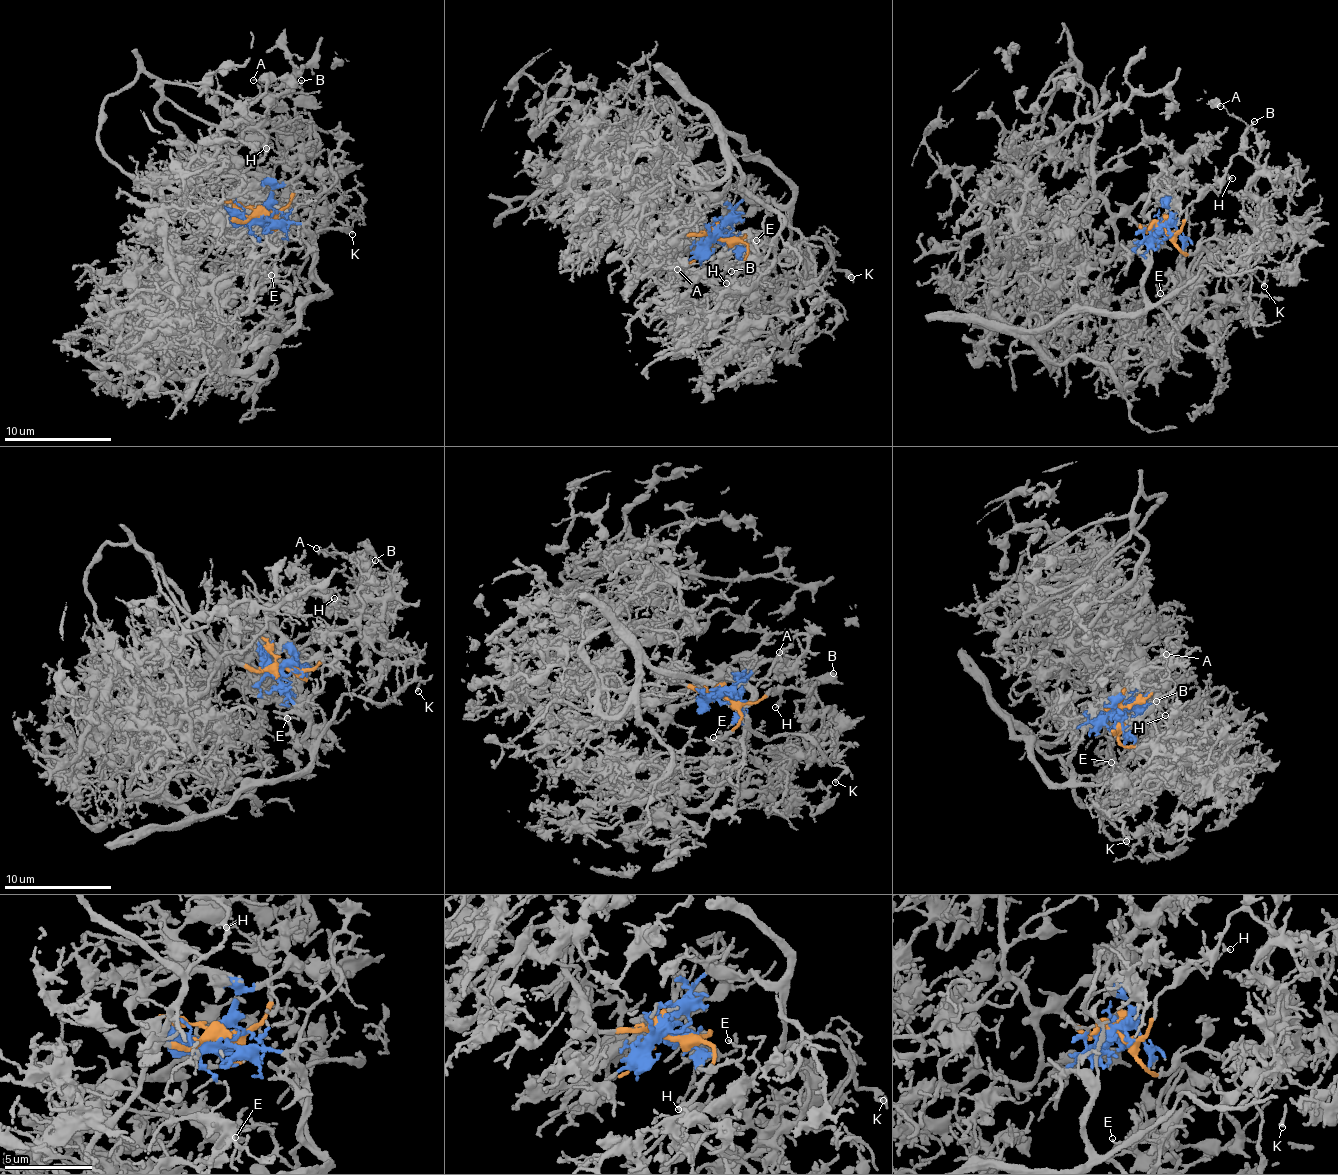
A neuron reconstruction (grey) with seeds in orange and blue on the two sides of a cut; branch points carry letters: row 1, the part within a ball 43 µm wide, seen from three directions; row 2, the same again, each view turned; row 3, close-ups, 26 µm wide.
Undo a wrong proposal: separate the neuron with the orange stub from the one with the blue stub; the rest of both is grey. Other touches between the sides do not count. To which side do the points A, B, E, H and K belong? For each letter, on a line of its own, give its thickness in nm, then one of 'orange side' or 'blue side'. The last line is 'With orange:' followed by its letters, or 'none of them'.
A: 70 nm | orange side
B: 120 nm | orange side
E: 130 nm | blue side
H: 160 nm | orange side
K: 150 nm | blue side
With orange: A, B, H

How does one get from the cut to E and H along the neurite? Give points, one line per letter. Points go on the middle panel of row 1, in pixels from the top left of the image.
E: (721, 235), (740, 203), (768, 200), (802, 243), (768, 263), (755, 240)
H: (721, 238), (745, 238), (741, 237), (726, 284)

